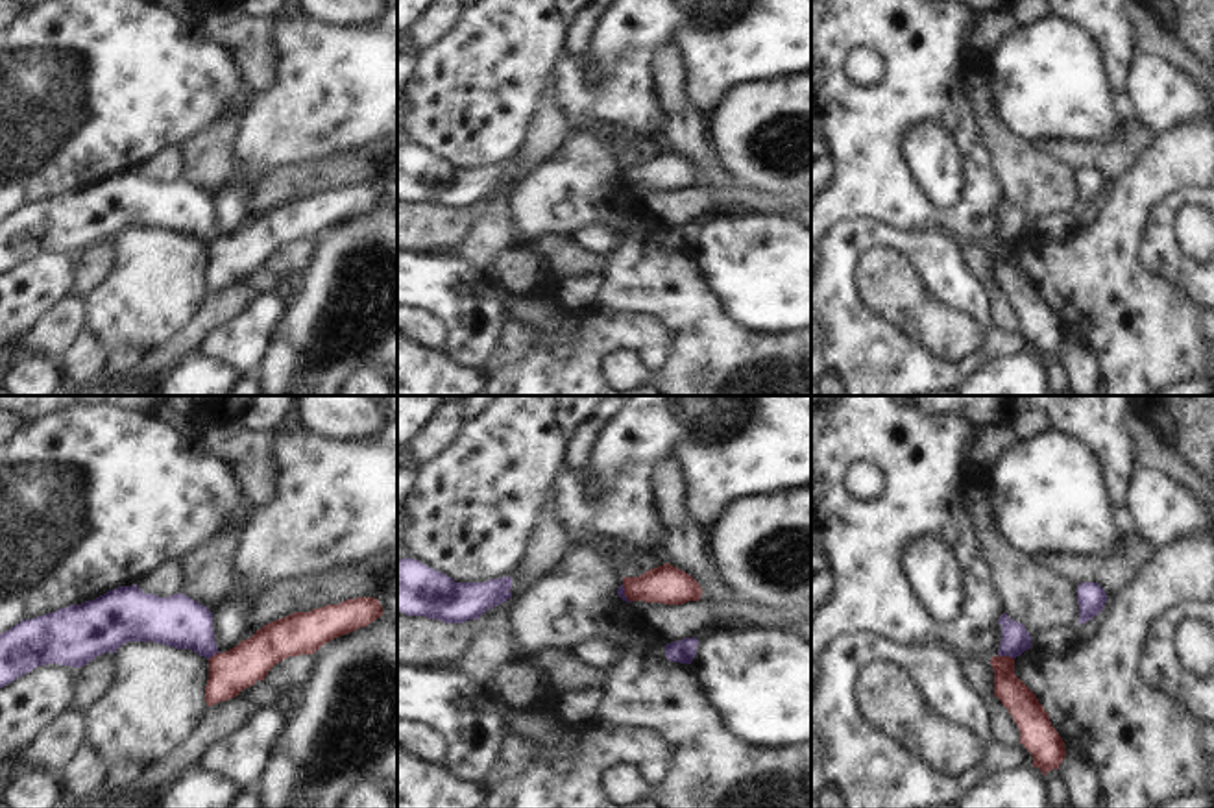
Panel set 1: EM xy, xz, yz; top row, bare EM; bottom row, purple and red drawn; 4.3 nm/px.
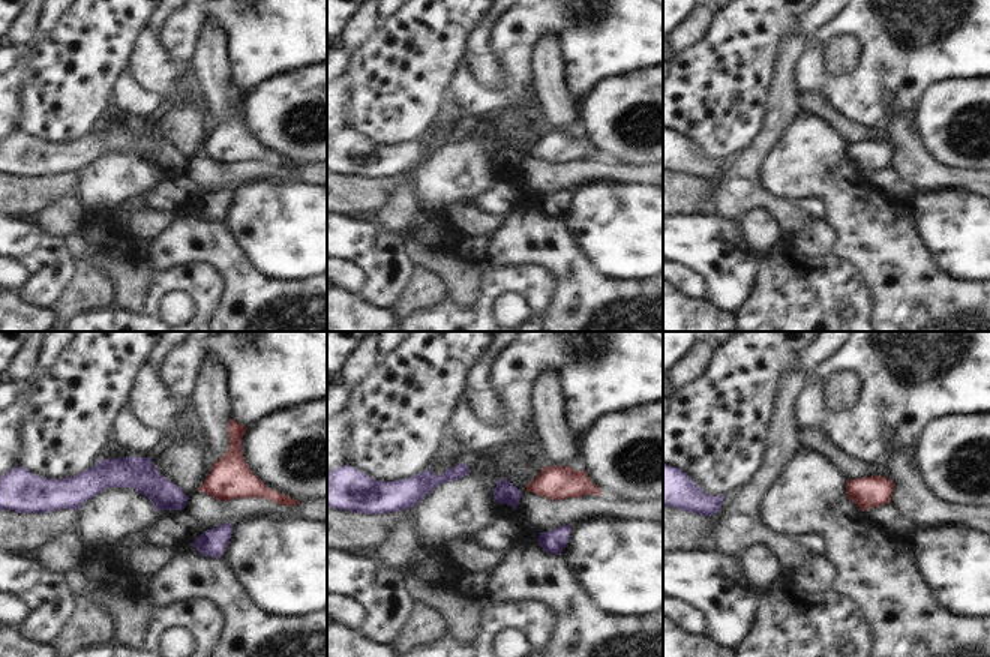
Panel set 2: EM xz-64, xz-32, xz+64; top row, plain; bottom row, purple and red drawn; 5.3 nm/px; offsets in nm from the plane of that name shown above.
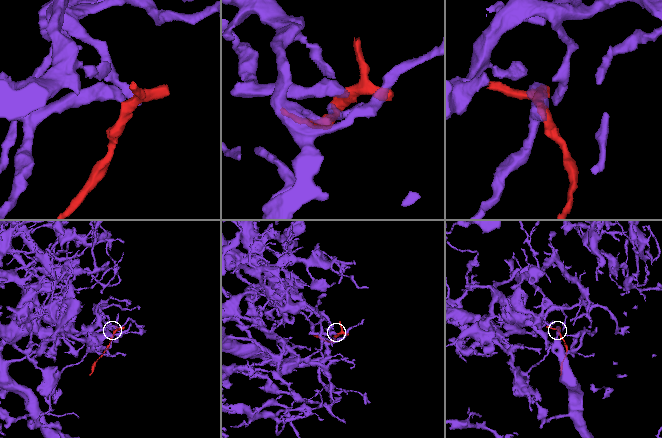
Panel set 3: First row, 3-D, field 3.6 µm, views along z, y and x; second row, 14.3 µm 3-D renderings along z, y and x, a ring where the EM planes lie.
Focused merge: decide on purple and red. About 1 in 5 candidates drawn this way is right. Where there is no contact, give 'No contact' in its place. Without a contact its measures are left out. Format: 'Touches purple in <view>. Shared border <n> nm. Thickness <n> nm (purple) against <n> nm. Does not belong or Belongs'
Touches purple in yz. Shared border 80 nm. Thickness 120 nm (purple) against 140 nm. Does not belong

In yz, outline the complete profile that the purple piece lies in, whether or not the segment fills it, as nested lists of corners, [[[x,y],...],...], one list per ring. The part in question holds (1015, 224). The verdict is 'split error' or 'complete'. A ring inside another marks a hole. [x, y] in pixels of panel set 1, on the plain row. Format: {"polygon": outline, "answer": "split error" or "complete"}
{"polygon": [[[1005,198],[1000,202],[998,209],[1002,211],[1000,242],[1016,244],[1031,235],[1031,222],[1022,209],[1013,207]]], "answer": "complete"}

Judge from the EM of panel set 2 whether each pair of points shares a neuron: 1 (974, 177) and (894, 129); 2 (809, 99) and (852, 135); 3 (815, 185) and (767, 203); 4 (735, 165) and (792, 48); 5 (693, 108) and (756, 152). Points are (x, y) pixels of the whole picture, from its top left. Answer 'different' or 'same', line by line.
1: same
2: same
3: different
4: same
5: different

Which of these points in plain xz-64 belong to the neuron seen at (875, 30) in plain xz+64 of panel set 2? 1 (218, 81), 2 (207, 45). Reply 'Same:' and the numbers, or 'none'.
Same: none

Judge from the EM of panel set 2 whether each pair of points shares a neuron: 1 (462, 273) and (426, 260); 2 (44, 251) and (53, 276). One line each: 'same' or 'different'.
1: same
2: same

